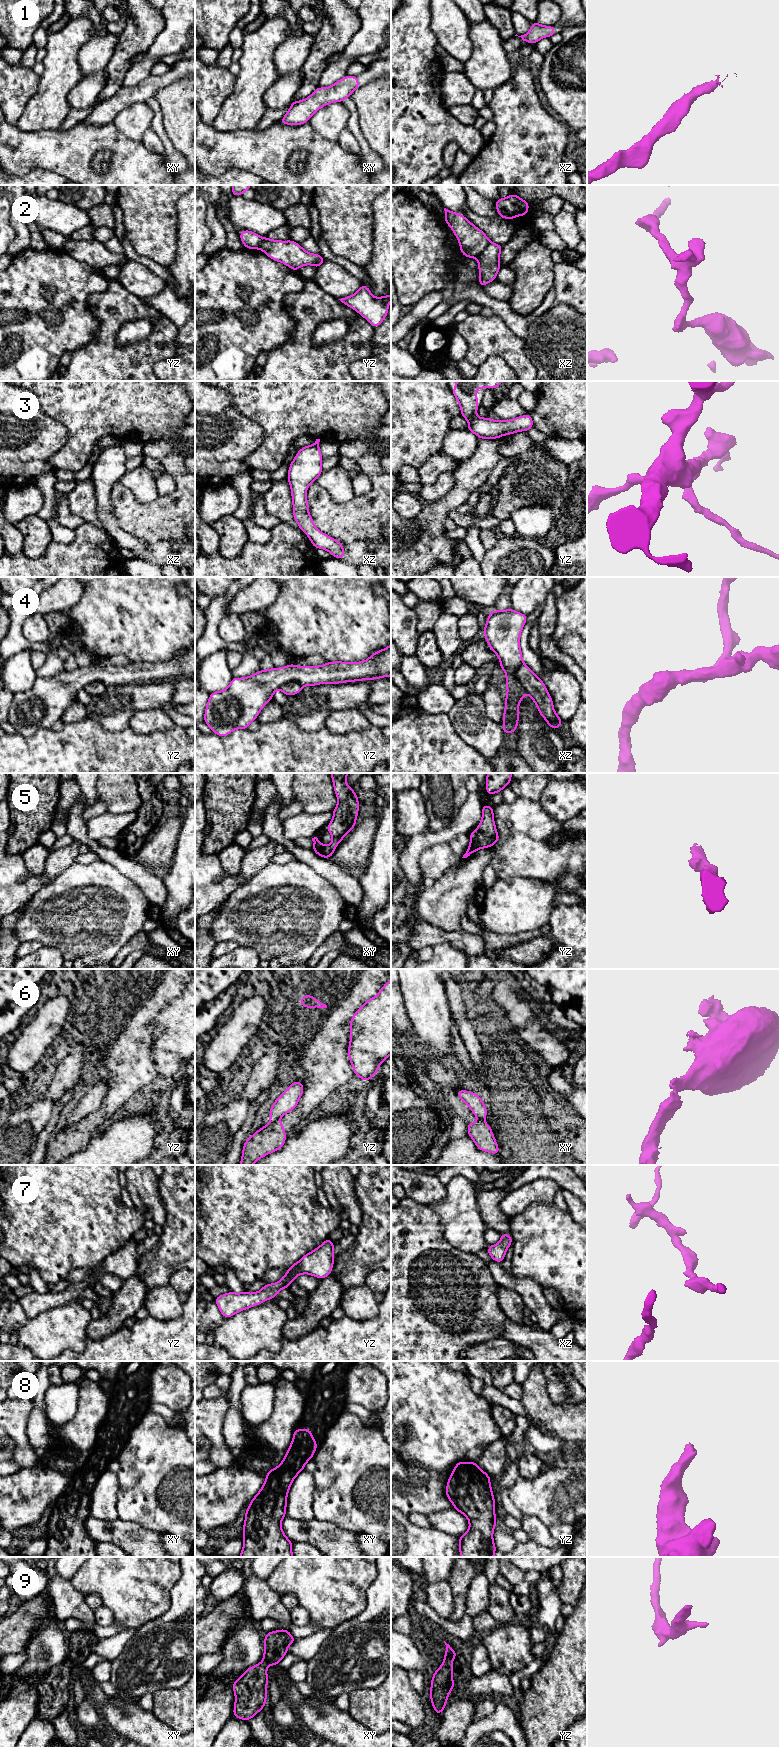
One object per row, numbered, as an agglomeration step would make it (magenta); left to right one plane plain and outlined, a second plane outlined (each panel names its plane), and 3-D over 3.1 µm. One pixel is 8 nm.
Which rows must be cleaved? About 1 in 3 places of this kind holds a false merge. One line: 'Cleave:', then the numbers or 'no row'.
Cleave: 2, 4, 6

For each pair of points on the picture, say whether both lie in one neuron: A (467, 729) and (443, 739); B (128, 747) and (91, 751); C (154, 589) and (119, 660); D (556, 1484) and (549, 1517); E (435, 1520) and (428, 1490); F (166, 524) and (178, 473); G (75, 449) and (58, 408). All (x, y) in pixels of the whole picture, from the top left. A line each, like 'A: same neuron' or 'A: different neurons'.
A: different neurons
B: same neuron
C: different neurons
D: same neuron
E: different neurons
F: same neuron
G: same neuron

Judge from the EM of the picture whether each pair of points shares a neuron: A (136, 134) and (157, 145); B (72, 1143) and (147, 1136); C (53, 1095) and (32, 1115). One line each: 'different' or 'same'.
A: different
B: different
C: different

